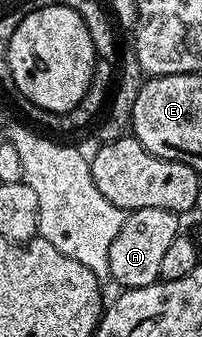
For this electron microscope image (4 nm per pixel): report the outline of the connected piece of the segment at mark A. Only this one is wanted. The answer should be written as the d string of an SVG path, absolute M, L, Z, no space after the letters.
M158 207L131 210L122 223L122 231L118 231L118 235L114 235L114 243L110 243L108 277L124 289L153 285L159 278L164 252L170 248L176 234L181 232L180 221L177 214Z

